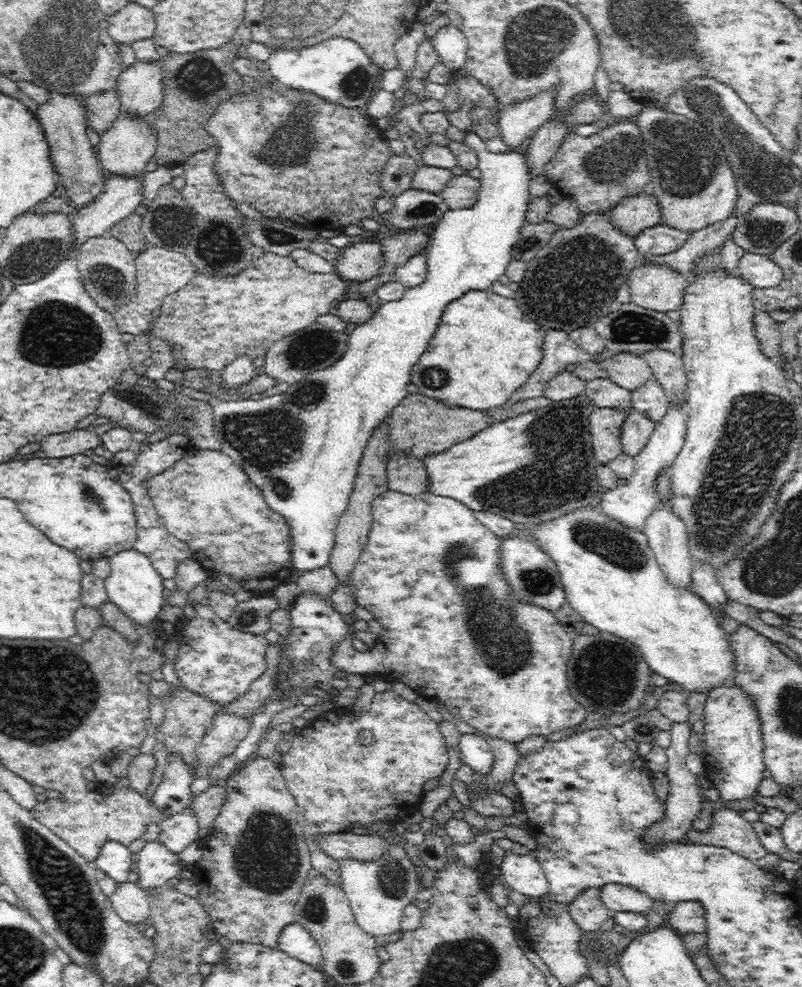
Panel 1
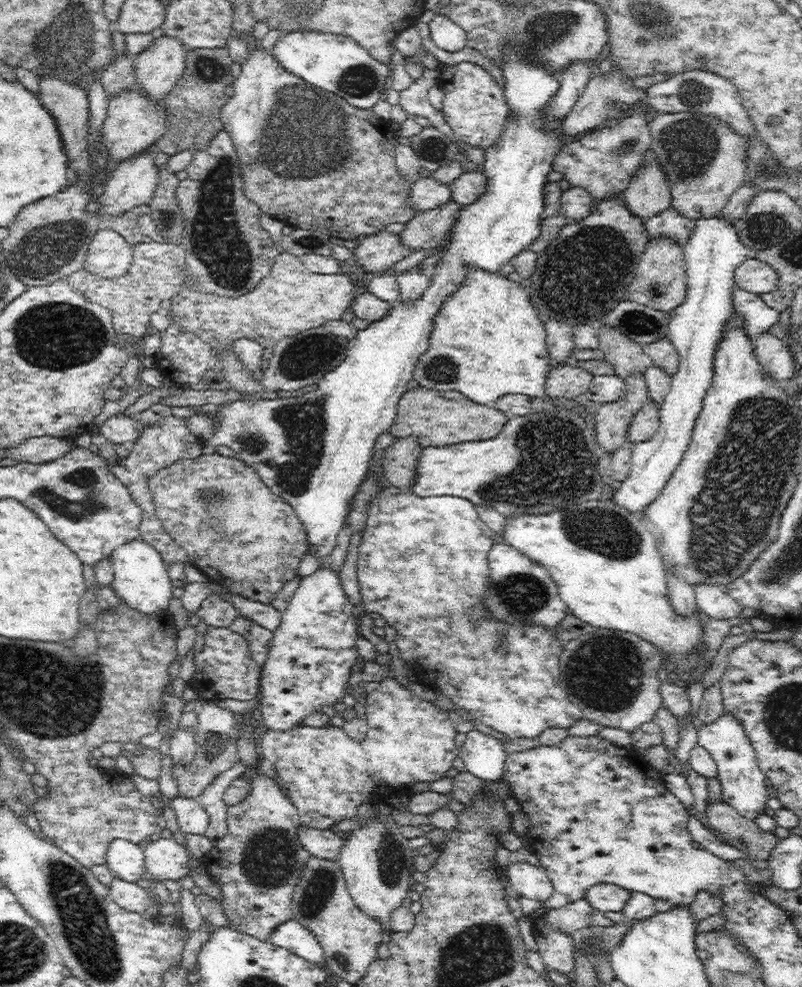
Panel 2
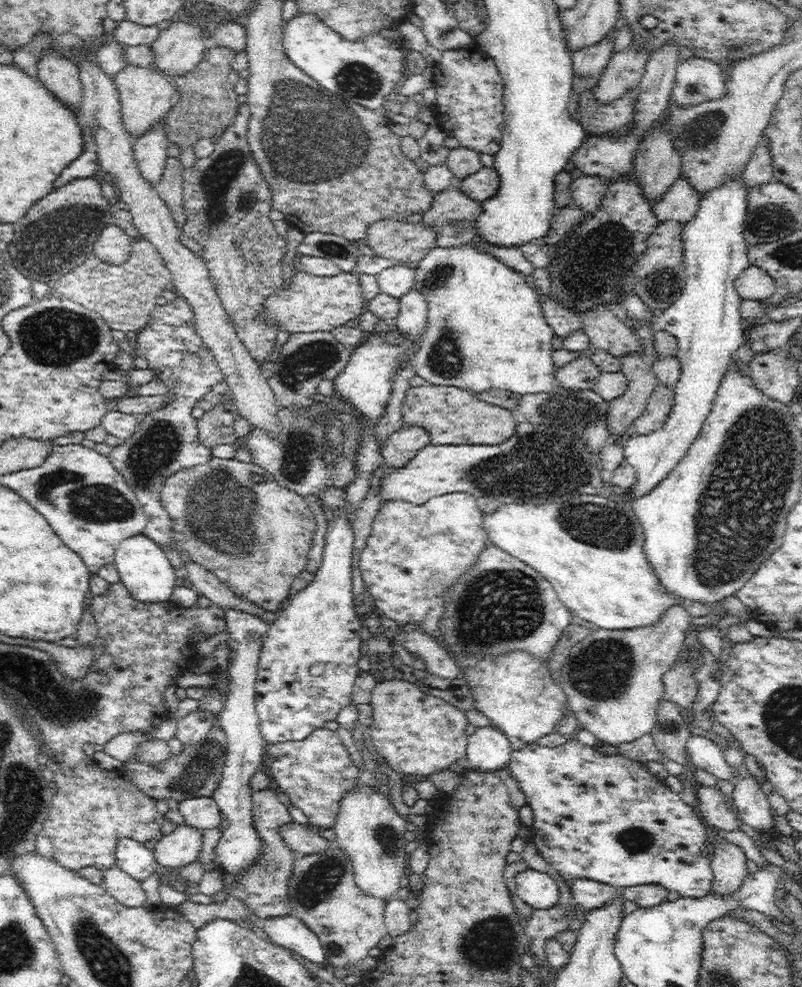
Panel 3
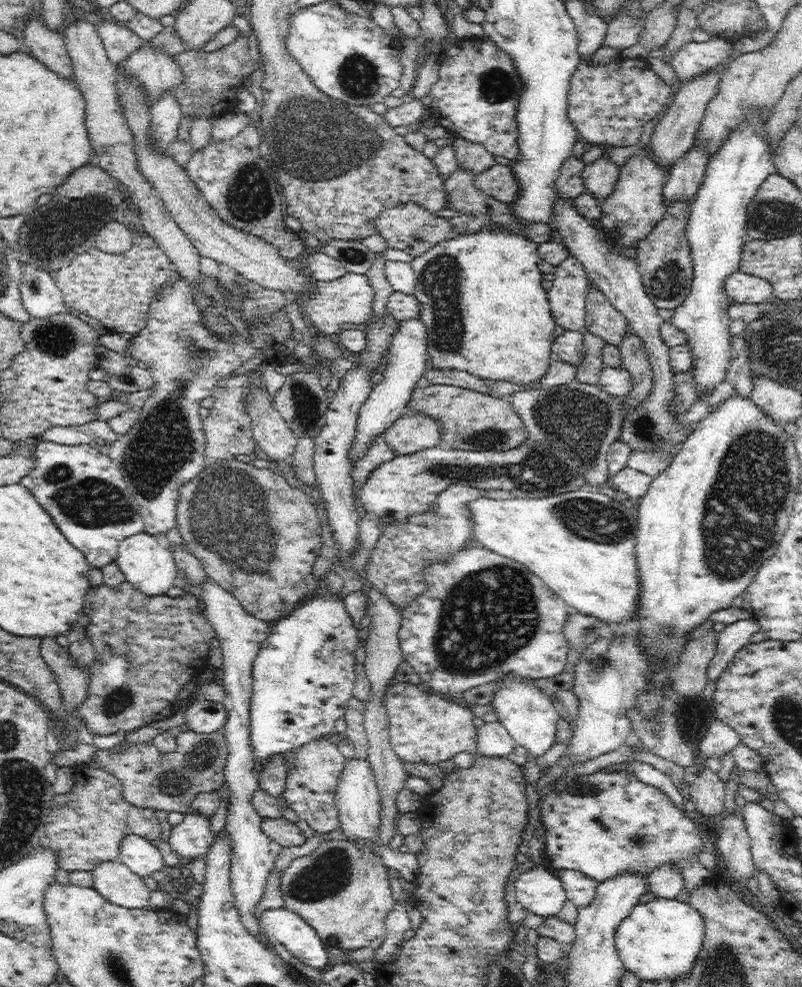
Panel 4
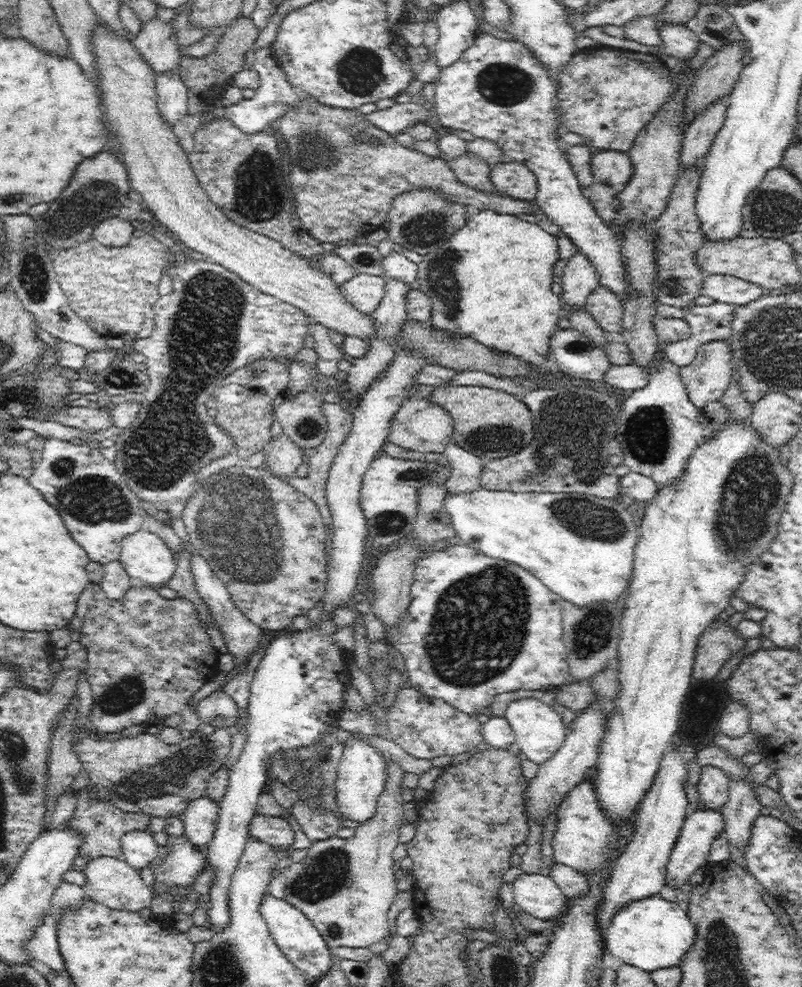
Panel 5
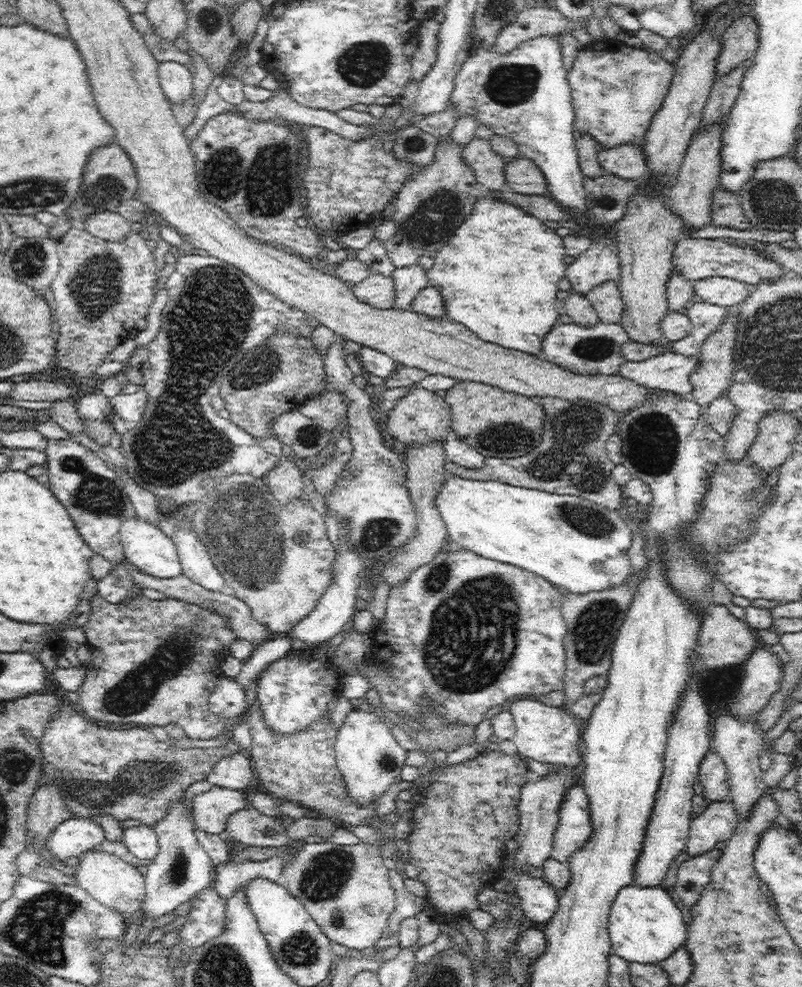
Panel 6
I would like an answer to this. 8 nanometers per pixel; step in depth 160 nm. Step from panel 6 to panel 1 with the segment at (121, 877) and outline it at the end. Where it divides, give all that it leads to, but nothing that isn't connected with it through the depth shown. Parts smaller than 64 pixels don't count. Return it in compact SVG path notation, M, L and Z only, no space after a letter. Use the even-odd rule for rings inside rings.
M133 877L118 883L114 894L111 894L109 899L114 911L122 920L136 924L148 921L150 907L147 891L140 888Z

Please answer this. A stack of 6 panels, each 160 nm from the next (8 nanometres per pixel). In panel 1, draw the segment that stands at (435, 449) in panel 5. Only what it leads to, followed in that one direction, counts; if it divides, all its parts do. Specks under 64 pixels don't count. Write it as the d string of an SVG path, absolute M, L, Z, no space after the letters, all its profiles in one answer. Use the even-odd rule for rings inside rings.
M394 454L388 458L387 486L390 490L412 496L428 492L430 477L422 459L406 454Z

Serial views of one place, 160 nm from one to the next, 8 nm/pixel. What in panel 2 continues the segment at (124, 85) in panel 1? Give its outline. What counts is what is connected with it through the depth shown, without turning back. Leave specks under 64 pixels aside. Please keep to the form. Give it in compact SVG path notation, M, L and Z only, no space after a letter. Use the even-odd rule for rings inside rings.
M160 36L147 50L135 56L136 87L144 89L146 95L157 103L182 76L186 66L185 46L174 36Z

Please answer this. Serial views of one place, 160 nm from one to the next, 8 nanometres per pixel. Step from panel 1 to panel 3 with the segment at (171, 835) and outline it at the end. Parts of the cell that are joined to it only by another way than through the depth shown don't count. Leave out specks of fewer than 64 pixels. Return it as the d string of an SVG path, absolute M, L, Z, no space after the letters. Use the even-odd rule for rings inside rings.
M209 796L186 798L178 802L178 810L184 818L184 825L196 827L201 831L218 827L222 820L219 806L213 797Z

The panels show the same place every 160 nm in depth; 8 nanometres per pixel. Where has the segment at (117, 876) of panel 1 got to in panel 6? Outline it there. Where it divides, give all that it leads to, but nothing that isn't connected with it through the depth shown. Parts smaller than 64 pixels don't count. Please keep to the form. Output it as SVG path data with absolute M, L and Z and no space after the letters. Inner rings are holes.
M144 823L124 830L122 841L144 863L151 862L158 852L158 835Z

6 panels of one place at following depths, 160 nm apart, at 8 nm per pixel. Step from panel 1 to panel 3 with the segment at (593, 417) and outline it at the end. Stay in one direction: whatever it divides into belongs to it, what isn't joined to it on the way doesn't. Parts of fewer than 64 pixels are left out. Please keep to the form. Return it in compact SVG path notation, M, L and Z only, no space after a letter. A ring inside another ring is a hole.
M629 352L620 359L621 371L628 381L627 389L622 396L609 401L606 416L606 425L615 442L621 442L620 437L628 428L632 428L634 420L645 411L648 398L658 385L649 361L642 358L640 353Z

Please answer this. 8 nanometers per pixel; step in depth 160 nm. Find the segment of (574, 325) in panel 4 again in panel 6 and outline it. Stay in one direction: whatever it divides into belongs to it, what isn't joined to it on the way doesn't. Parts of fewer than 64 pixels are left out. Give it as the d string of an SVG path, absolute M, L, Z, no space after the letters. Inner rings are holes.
M616 237L593 241L590 248L576 258L565 270L572 290L582 295L595 286L620 278L620 260Z

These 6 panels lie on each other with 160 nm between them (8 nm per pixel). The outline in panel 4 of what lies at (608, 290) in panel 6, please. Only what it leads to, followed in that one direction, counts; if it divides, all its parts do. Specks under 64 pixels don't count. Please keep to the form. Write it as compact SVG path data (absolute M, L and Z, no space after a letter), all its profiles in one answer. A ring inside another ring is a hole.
M596 286L586 295L585 305L583 330L604 339L605 343L619 345L625 334L631 332L626 316L614 308L606 295Z

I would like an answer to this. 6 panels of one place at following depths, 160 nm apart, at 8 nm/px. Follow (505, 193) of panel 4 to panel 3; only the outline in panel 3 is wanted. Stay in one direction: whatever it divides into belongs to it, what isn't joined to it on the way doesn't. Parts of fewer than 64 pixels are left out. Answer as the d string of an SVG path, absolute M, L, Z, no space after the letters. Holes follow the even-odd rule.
M482 167L478 172L460 180L458 183L462 192L466 193L470 199L480 201L488 200L498 192L500 177L498 171L492 167Z

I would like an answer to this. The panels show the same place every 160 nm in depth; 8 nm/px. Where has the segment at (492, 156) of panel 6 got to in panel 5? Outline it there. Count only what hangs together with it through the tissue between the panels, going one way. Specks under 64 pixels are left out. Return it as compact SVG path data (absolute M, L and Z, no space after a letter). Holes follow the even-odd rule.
M466 151L448 163L450 168L454 169L456 177L464 184L478 191L495 191L494 183L490 181L491 165L488 162Z

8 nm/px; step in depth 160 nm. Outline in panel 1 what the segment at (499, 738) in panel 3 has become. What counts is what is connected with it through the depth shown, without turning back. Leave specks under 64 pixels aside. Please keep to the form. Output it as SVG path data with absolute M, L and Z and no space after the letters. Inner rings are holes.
M464 734L457 744L461 761L479 775L490 774L494 766L494 755L490 743L478 734Z

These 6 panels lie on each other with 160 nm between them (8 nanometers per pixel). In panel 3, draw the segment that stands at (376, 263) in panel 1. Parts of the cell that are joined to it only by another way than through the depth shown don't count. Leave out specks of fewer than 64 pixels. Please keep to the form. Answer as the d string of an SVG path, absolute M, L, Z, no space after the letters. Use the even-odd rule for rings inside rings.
M384 219L369 226L363 241L378 257L417 264L436 247L436 238L432 225Z

